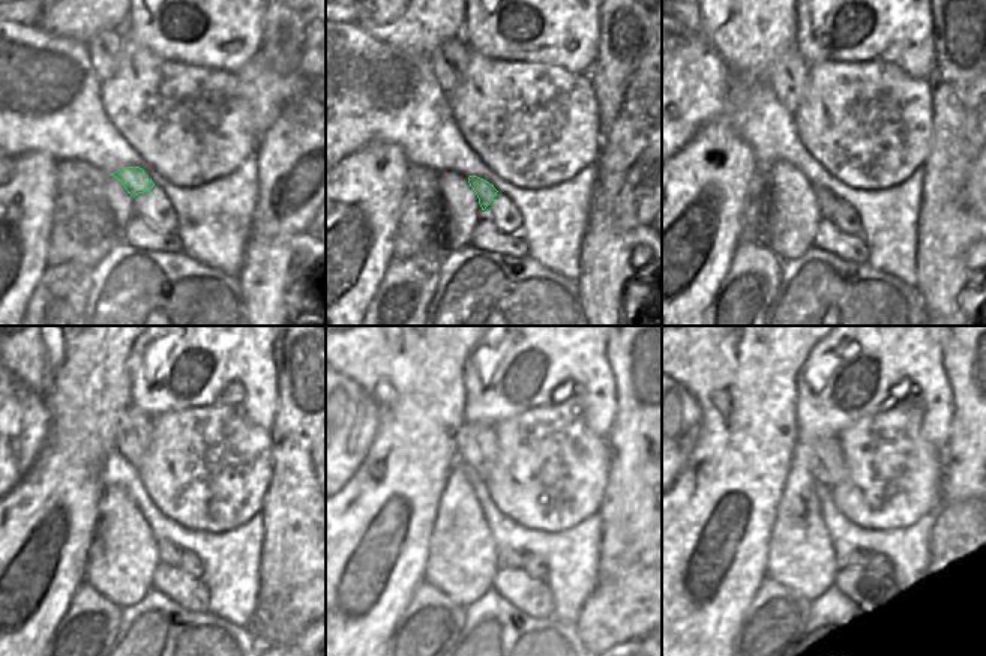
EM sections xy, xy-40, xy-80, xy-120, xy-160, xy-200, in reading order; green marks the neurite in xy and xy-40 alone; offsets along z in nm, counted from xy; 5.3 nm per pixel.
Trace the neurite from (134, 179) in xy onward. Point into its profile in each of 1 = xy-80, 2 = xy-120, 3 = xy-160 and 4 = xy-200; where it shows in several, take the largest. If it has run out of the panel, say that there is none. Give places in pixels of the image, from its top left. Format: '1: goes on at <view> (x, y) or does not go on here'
1: goes on at xy-80 (826, 200)
2: goes on at xy-120 (171, 556)
3: goes on at xy-160 (506, 559)
4: goes on at xy-200 (859, 559)

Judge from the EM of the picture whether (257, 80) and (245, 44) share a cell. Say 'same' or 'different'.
different

